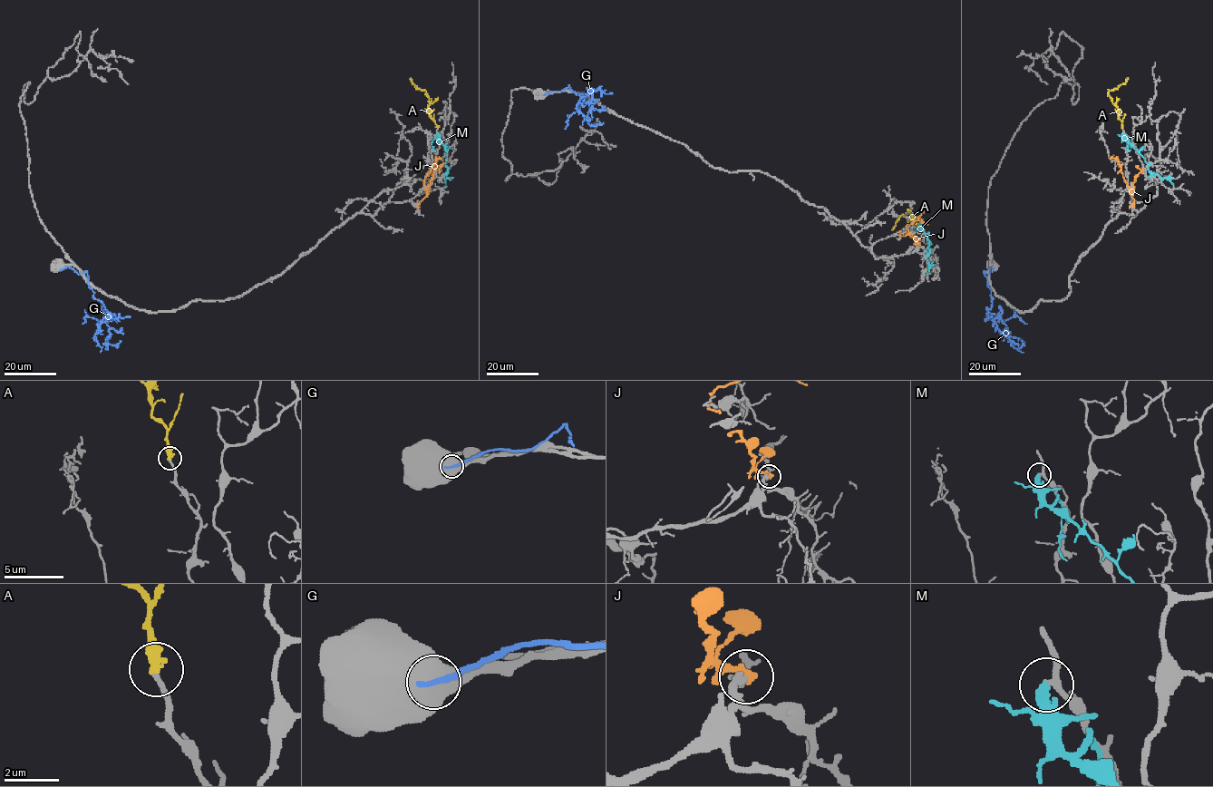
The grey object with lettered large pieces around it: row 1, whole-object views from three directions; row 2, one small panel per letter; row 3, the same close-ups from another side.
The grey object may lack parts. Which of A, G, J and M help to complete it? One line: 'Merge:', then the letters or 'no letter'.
Merge: A

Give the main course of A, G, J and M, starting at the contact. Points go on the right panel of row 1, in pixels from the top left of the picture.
A: (1122, 128), (1118, 108), (1108, 92), (1128, 78)
G: (993, 268), (984, 271), (993, 298), (988, 313), (998, 313), (1006, 335), (1023, 344), (1021, 340)
J: (1142, 169), (1130, 190), (1119, 164), (1121, 169), (1117, 173)
M: (1122, 133), (1123, 138), (1144, 158), (1149, 169), (1160, 177), (1168, 177), (1173, 187)

